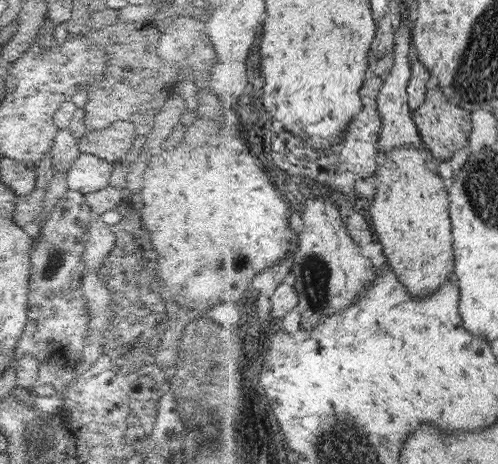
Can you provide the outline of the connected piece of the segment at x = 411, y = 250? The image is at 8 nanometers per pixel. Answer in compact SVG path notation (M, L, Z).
M404 145L382 155L377 170L377 194L370 207L373 226L382 243L383 253L388 265L398 273L400 281L418 296L434 294L446 280L453 278L456 268L455 252L455 224L452 224L451 193L446 188L446 179L440 172L430 170L430 162L437 158L428 146Z

